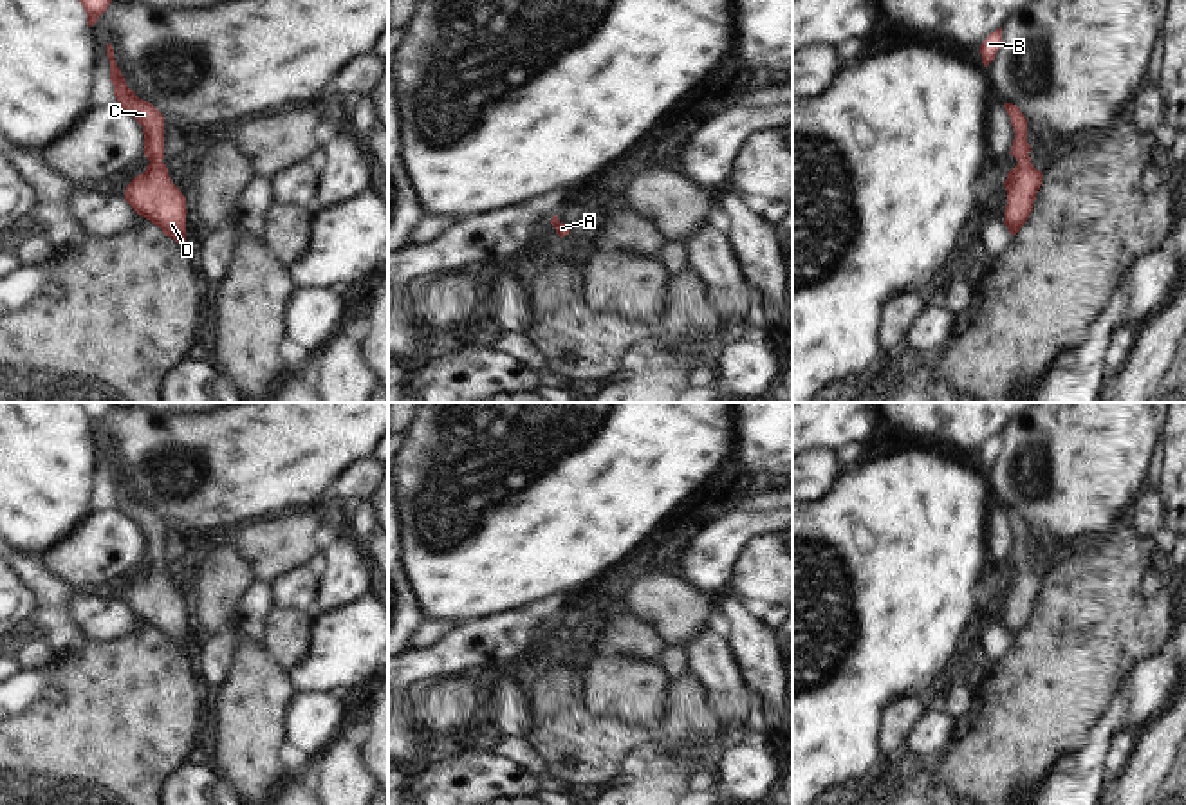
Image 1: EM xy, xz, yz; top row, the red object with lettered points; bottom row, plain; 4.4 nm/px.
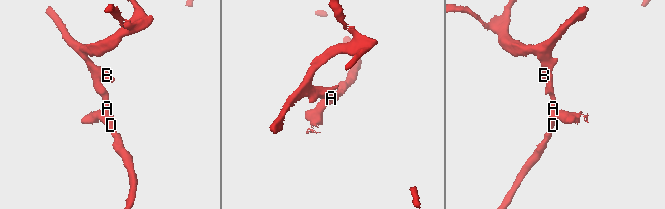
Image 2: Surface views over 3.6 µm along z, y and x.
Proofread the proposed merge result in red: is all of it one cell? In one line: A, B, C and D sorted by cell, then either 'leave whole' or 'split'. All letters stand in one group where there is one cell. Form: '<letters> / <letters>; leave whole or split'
A B C D; leave whole

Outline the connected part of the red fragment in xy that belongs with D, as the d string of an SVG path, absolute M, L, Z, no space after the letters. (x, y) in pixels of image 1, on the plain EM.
M107 448L110 464L110 486L117 511L128 516L143 531L144 560L150 565L146 576L134 581L125 594L125 605L143 623L150 625L162 637L186 652L186 601L171 587L164 563L164 520L148 505L143 505L128 493L116 464L114 453Z

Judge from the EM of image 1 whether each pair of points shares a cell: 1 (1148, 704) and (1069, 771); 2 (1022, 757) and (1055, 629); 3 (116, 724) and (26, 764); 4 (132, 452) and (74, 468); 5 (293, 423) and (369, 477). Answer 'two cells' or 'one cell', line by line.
1: one cell
2: one cell
3: one cell
4: two cells
5: two cells

